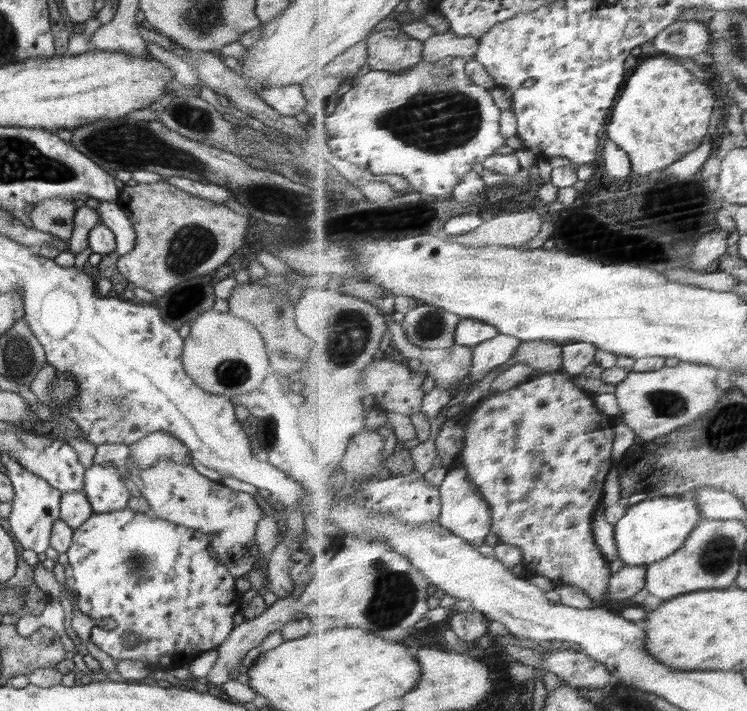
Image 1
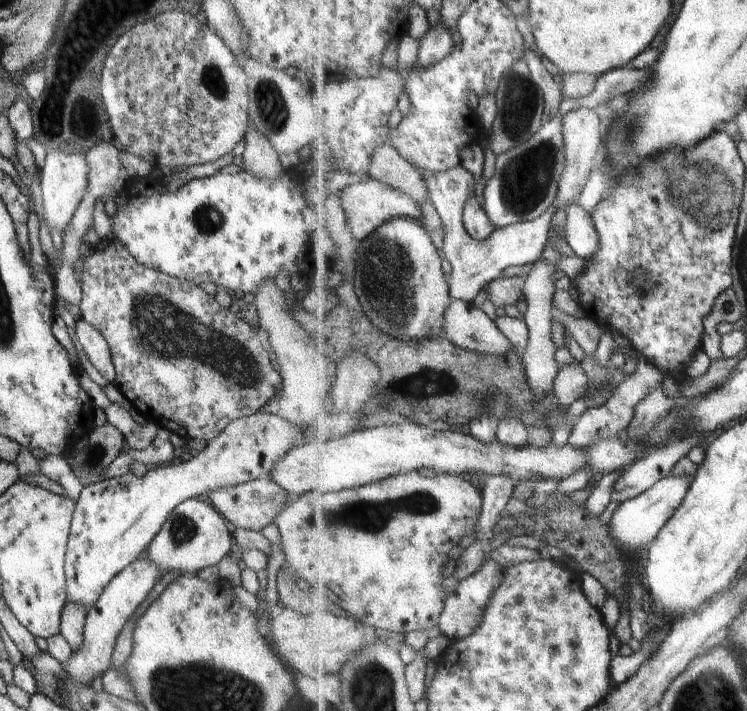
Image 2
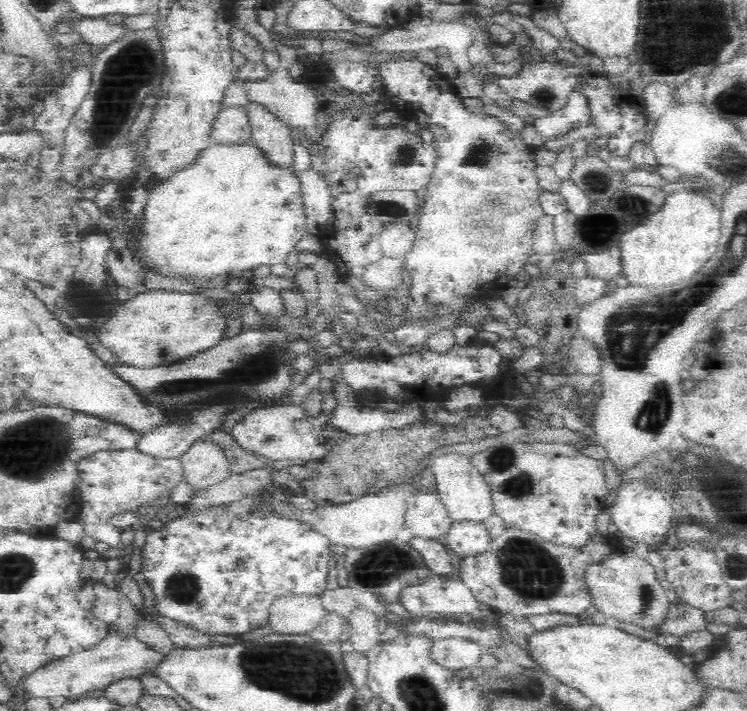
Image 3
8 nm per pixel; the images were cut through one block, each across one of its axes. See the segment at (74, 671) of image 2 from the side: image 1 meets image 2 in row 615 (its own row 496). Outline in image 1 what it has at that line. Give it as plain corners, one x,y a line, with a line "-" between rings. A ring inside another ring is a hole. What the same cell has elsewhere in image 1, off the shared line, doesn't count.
93,462
90,468
85,469
83,494
94,513
107,513
127,509
128,502
133,498
135,492
128,484
126,475
112,463
96,464

